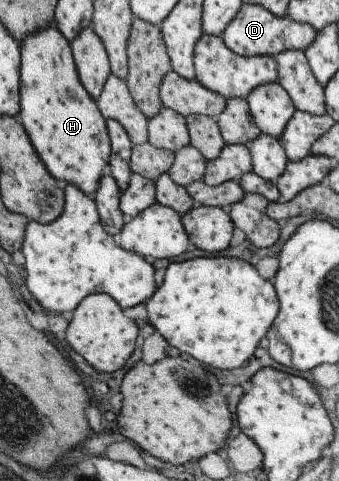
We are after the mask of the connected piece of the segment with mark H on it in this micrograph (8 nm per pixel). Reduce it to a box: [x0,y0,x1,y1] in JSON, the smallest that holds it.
[18,25,111,194]

